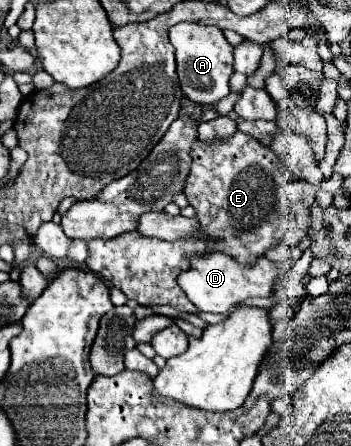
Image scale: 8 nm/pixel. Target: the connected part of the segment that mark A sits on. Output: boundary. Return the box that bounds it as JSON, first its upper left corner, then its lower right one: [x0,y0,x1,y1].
[170,23,234,103]

